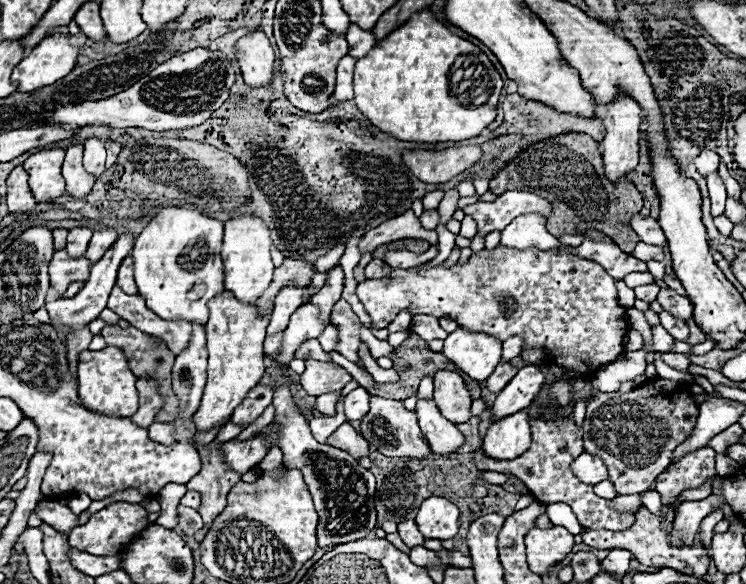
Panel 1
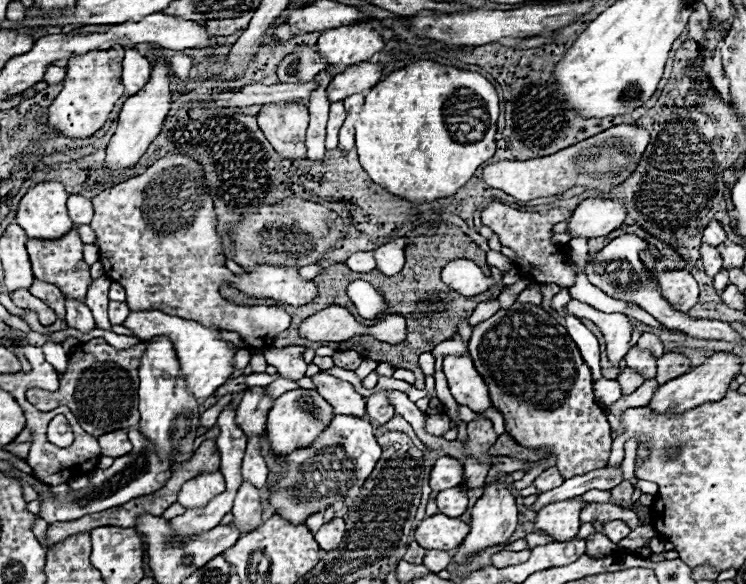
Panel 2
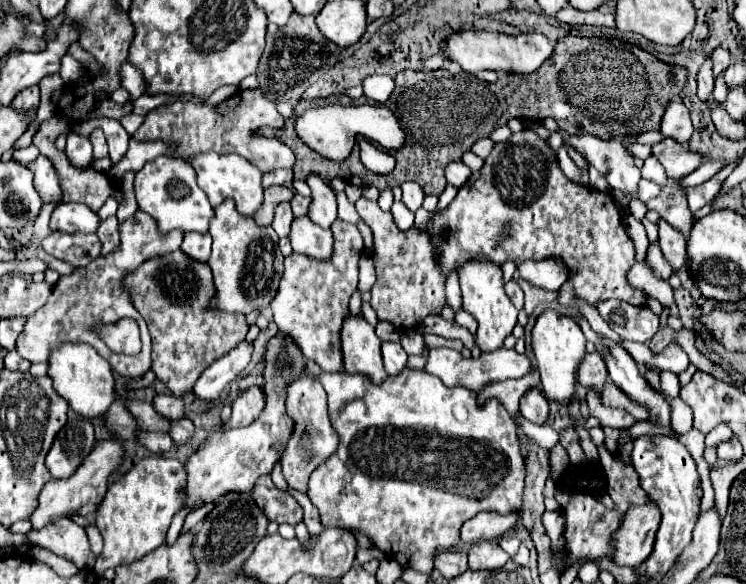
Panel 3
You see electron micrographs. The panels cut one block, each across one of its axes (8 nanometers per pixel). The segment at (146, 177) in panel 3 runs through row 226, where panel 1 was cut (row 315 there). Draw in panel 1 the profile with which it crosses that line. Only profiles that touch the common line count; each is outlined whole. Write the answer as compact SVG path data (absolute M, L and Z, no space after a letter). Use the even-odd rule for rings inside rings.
M166 206L162 208L148 226L138 234L134 242L134 280L138 294L146 298L146 304L164 320L188 320L206 322L208 320L208 300L224 290L224 266L220 258L224 224L216 218L204 216L192 208Z

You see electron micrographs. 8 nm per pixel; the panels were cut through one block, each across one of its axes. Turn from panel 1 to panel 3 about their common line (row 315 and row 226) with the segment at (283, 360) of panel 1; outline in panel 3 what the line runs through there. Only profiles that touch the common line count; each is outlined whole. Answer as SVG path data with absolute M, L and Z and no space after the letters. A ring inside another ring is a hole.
M308 216L294 220L290 238L296 254L304 254L316 262L328 262L332 258L332 232L316 226Z

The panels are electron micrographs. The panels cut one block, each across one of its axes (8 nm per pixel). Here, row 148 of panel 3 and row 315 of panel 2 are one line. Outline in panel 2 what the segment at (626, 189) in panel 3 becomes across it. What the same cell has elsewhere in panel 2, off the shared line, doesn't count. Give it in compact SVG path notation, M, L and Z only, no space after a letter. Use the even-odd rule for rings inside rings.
M570 300L564 310L578 318L588 318L600 328L600 332L606 338L608 358L612 364L618 364L626 356L626 352L630 350L630 334L632 334L632 324L626 314L620 312L606 314L578 300Z

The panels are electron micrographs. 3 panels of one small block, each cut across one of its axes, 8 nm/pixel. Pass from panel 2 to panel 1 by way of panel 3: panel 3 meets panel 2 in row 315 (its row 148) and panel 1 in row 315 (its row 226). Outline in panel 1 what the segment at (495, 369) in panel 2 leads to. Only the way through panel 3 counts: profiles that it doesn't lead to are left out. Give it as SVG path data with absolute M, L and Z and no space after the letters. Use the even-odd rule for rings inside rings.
M498 246L494 250L484 248L472 254L468 262L454 264L450 268L444 268L442 264L426 270L392 268L390 276L386 278L372 278L358 284L356 294L370 314L374 328L388 328L388 324L402 310L410 310L412 316L450 316L460 328L484 332L500 340L520 336L526 342L526 348L546 348L554 362L568 374L592 374L600 366L606 366L624 354L622 342L626 334L626 308L618 302L614 280L600 264L574 254L572 246L558 246L552 250L518 250Z

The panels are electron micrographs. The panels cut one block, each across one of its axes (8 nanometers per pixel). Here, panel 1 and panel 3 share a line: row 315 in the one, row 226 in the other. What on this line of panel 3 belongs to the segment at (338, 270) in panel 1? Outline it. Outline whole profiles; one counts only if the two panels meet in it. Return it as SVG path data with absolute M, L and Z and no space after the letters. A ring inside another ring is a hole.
M312 174L306 184L312 190L312 204L308 212L310 220L322 228L330 228L336 220L336 194L316 174Z

